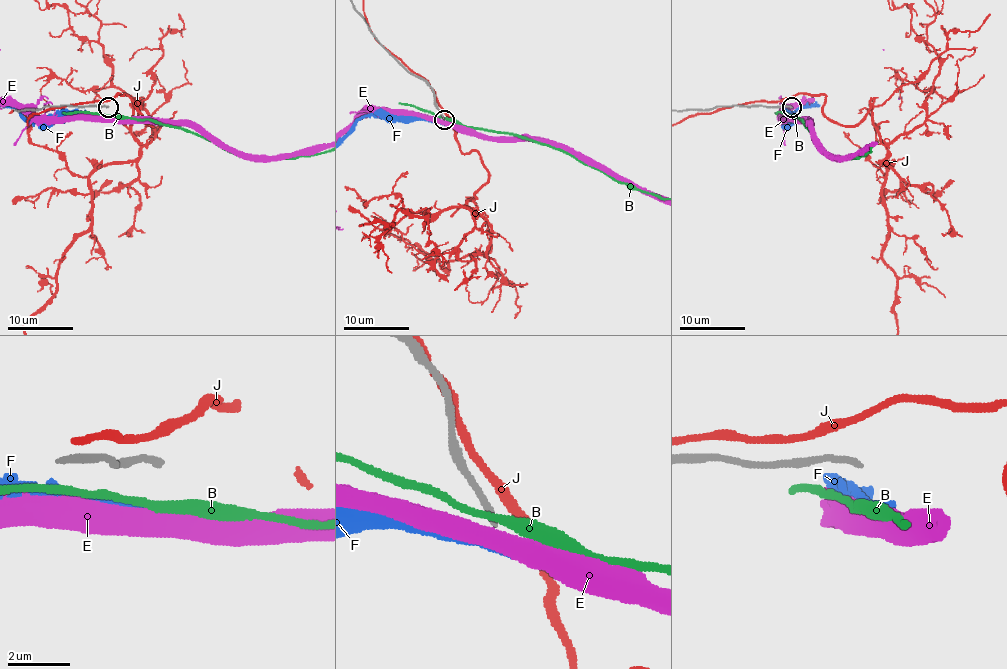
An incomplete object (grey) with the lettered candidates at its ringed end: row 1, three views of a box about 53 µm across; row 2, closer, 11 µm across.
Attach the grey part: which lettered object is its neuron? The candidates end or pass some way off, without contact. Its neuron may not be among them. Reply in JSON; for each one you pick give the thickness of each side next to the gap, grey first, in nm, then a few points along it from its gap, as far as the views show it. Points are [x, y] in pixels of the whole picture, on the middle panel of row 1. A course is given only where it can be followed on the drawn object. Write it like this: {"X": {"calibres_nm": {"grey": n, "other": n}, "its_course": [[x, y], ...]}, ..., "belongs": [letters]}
{"belongs": []}

